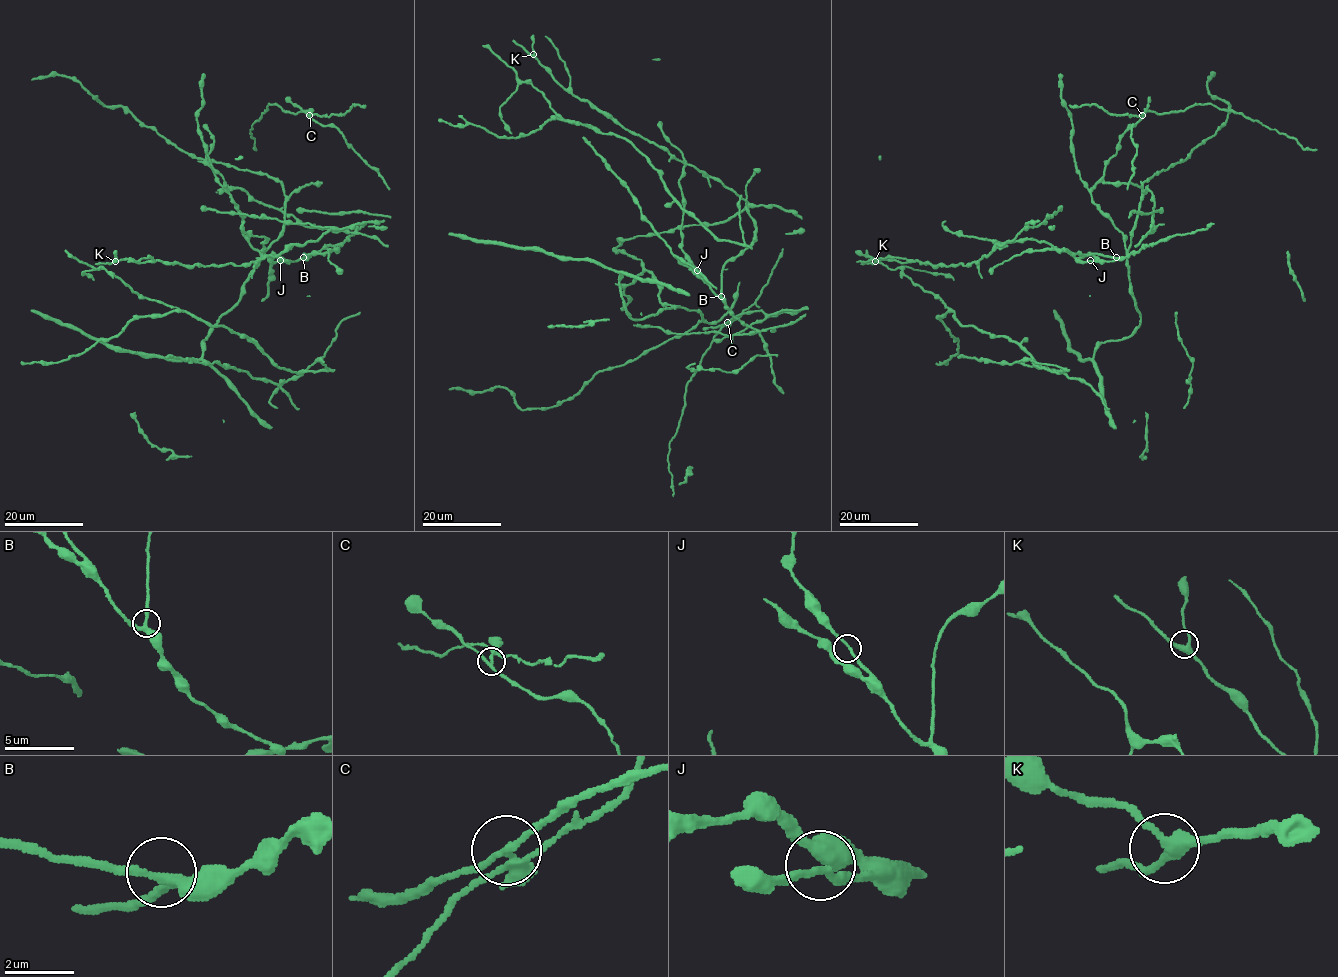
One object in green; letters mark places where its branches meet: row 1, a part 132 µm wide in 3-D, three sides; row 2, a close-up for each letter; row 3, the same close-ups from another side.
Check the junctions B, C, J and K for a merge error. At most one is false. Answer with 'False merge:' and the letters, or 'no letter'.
False merge: C

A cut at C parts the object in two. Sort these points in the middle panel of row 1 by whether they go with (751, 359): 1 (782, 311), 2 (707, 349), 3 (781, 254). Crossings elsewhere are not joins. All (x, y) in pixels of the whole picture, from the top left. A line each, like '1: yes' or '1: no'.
1: yes
2: no
3: no

